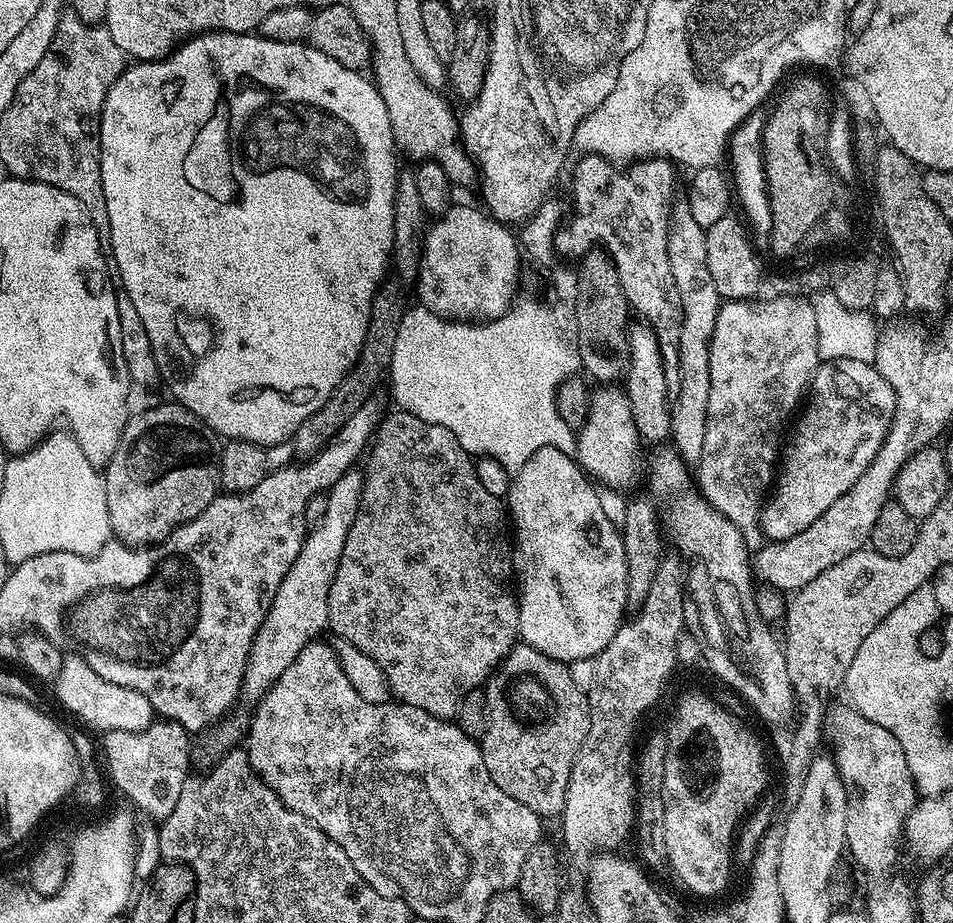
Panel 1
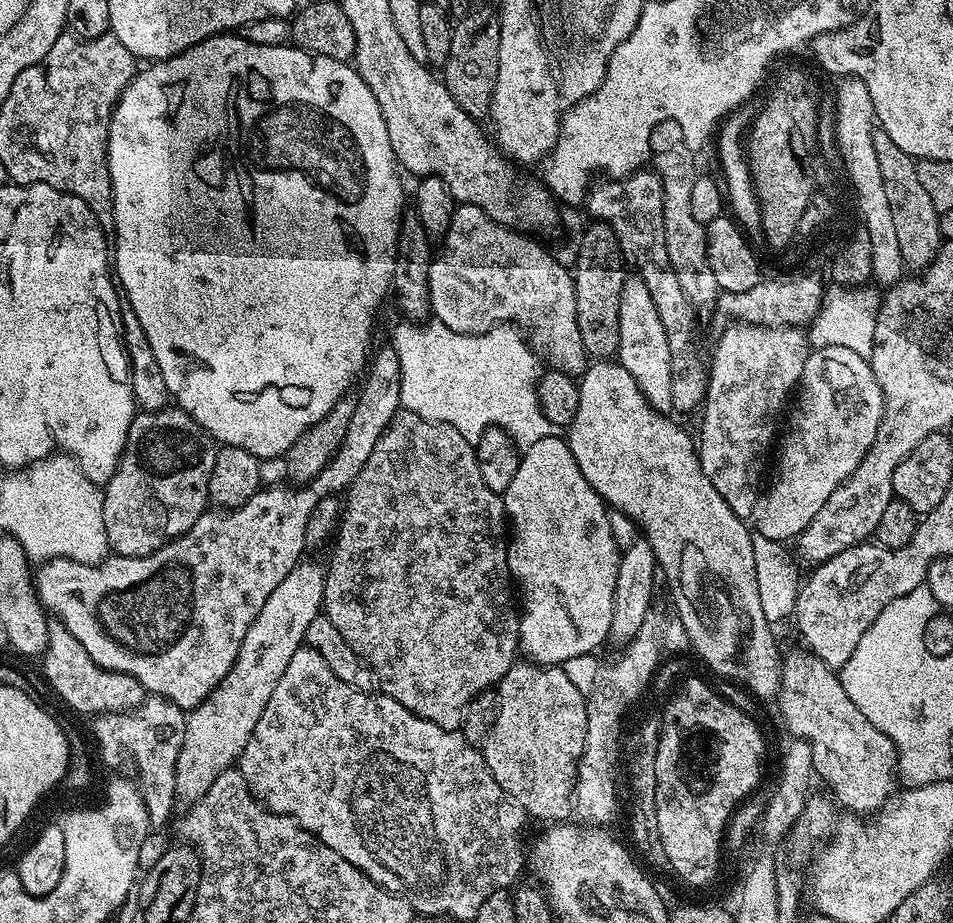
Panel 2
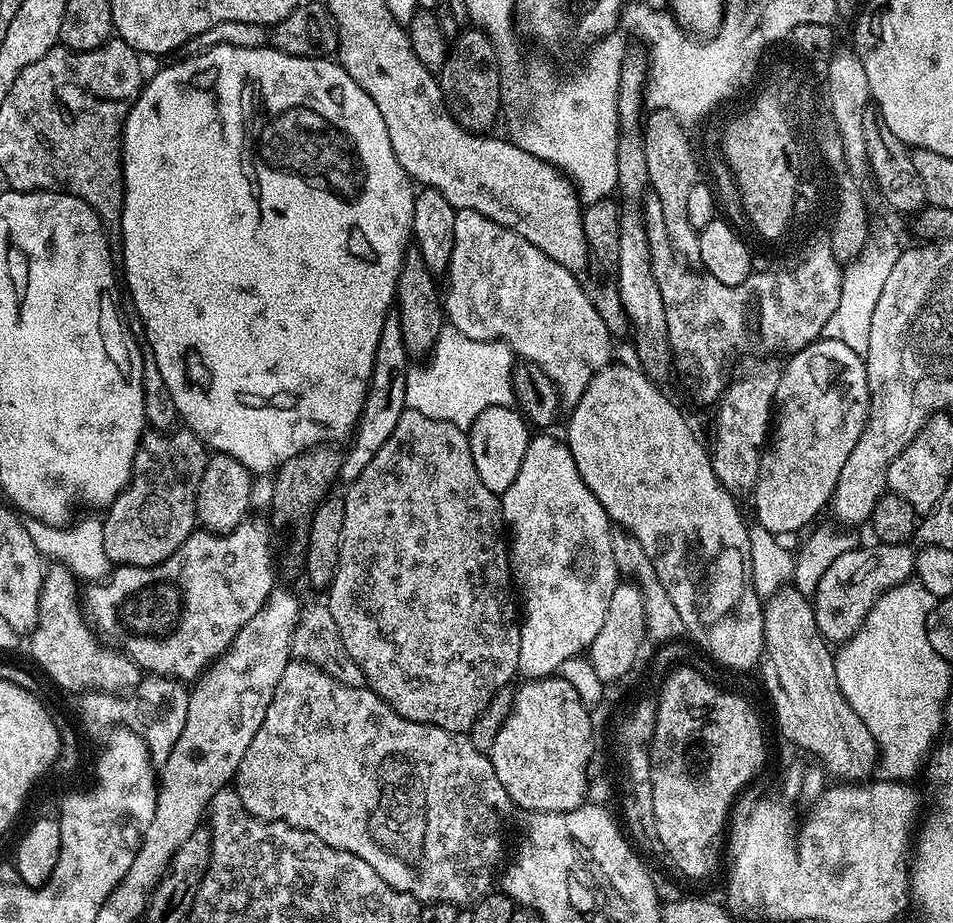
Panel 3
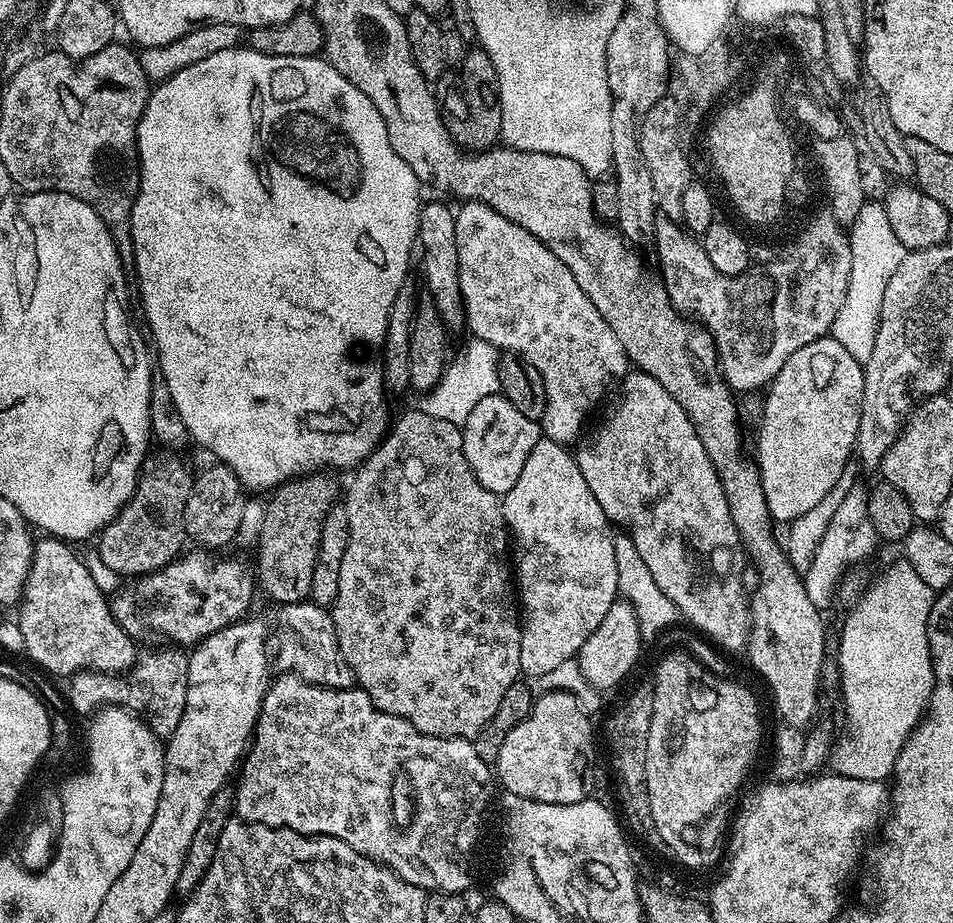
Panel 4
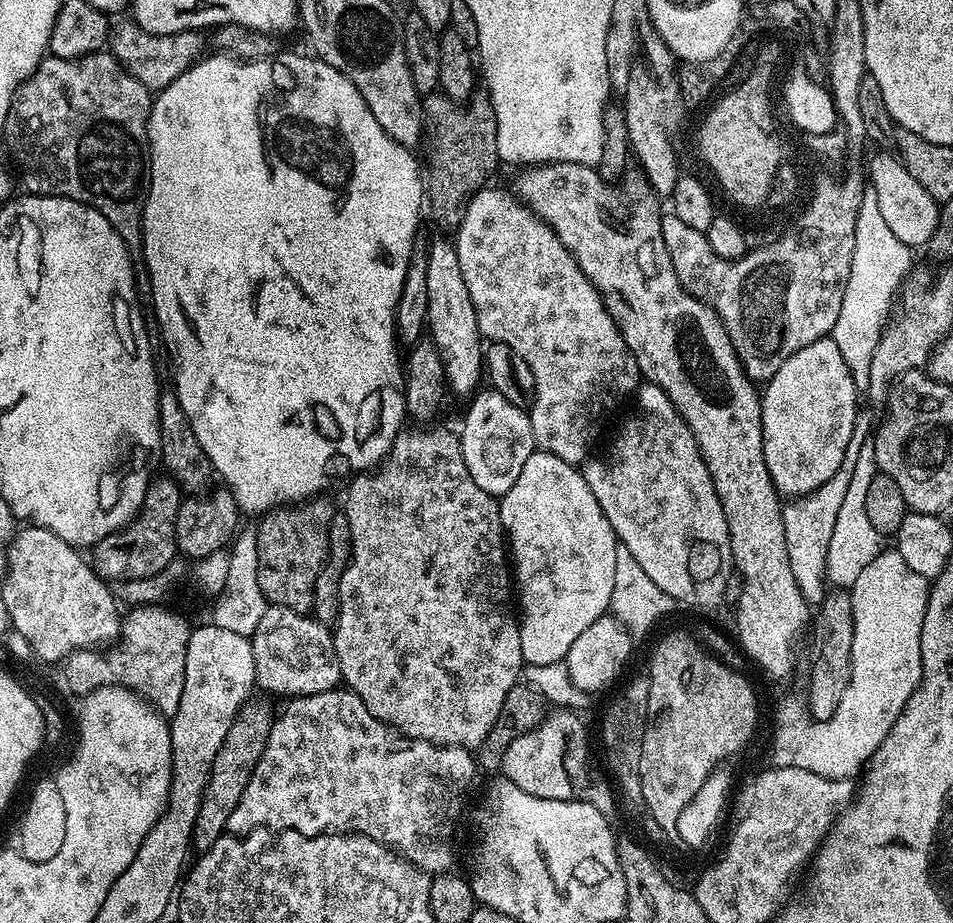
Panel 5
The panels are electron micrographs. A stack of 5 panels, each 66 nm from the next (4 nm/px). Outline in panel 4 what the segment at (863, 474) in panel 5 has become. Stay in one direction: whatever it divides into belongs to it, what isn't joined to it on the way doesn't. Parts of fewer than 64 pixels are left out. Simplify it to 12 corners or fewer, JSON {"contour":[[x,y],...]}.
{"contour":[[843,499],[803,573],[827,611],[843,576],[879,545],[867,499]]}

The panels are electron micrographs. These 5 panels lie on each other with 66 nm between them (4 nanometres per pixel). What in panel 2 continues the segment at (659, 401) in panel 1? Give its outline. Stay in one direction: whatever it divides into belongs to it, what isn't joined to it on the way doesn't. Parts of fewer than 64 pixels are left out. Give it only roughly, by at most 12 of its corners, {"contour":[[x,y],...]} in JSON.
{"contour":[[624,281],[618,362],[648,407],[672,407],[672,356],[646,282]]}

